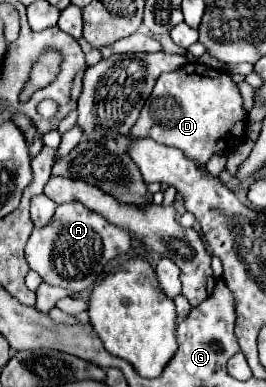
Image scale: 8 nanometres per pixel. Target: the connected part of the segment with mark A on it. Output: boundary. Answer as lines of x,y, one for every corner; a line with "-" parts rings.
67,203
57,207
49,225
33,229
25,247
25,259
45,283
69,289
71,293
81,293
99,279
107,261
129,251
129,241
127,229
105,221
105,217
81,203

